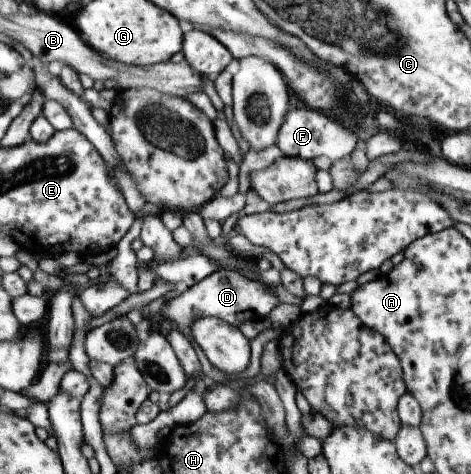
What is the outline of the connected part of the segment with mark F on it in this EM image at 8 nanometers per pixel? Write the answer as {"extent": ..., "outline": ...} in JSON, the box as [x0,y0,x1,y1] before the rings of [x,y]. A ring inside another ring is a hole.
{"extent":[276,106,358,161],"outline":[[[303,106],[302,108],[290,109],[284,124],[282,124],[276,146],[286,157],[308,159],[310,161],[312,158],[322,156],[335,161],[348,158],[352,154],[356,142],[358,142],[356,133],[327,118],[325,113],[310,110],[310,108]]]}

